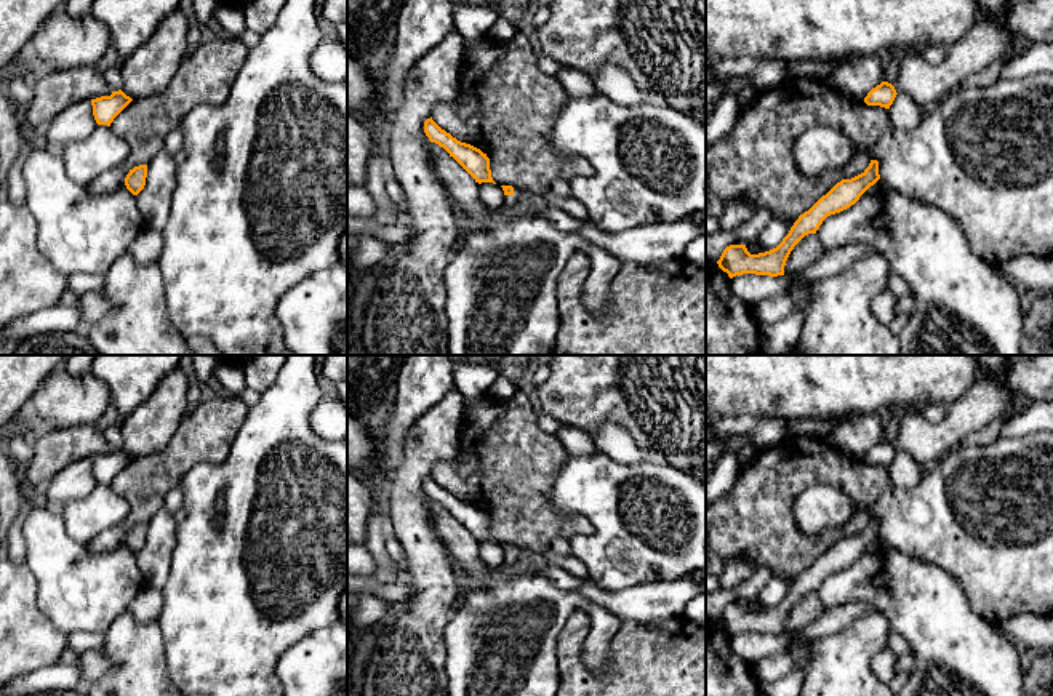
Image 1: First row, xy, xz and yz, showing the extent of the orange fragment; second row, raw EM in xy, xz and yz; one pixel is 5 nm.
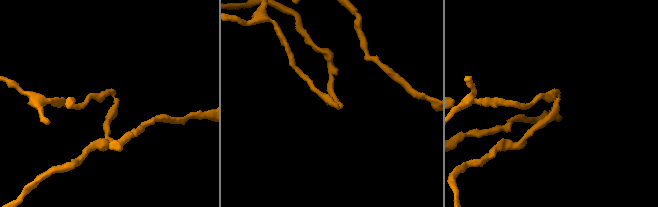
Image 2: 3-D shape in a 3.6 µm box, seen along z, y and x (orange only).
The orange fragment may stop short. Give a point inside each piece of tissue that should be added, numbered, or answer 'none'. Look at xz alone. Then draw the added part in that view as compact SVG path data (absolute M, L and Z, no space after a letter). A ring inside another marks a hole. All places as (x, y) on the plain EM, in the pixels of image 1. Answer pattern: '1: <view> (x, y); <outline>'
1: xz (511, 560); M514 546L512 554L504 555L504 573L512 574L518 570L518 566L525 562L525 552Z

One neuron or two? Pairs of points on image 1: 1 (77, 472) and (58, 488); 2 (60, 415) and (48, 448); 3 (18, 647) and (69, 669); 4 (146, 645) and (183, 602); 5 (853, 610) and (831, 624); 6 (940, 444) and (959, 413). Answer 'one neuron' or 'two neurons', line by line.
1: one neuron
2: two neurons
3: two neurons
4: two neurons
5: one neuron
6: one neuron

